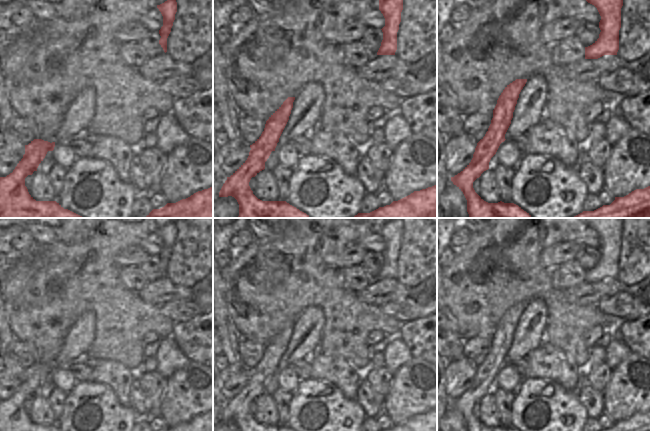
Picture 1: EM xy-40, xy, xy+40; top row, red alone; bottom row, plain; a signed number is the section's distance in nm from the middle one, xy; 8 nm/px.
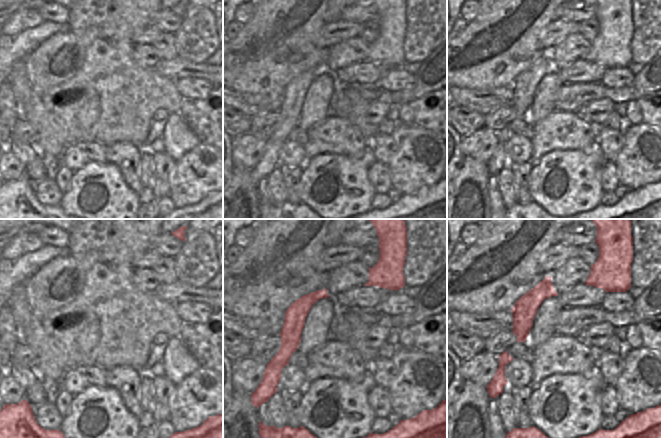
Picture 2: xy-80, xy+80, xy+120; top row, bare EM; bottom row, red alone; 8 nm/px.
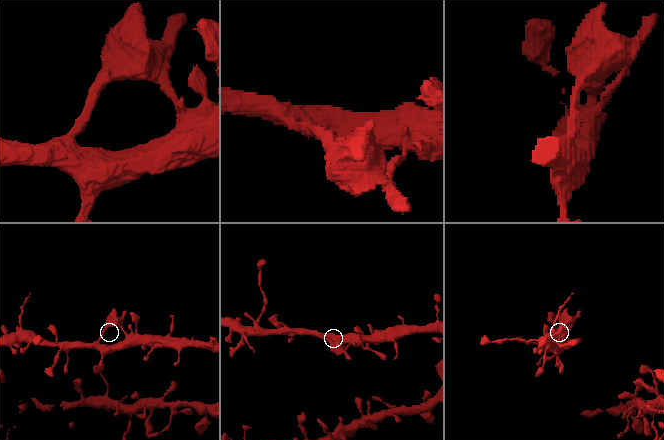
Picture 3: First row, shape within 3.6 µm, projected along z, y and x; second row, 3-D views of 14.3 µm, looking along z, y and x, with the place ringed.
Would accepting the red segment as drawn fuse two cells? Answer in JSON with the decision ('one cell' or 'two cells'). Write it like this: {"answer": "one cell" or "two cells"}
{"answer": "two cells"}

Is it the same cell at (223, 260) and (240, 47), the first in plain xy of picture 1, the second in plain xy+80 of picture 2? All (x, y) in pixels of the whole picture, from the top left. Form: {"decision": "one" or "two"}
{"decision": "two"}

